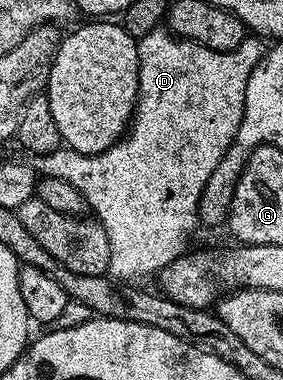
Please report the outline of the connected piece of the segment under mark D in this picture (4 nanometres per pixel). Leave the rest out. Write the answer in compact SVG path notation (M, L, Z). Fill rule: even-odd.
M164 27L156 28L151 34L140 37L137 40L137 53L139 54L139 94L137 95L137 107L134 111L132 121L127 129L127 134L122 136L116 144L112 144L107 150L103 150L98 156L84 156L75 151L74 148L62 146L55 149L54 152L47 156L40 157L39 172L41 176L54 176L55 178L63 178L63 182L71 182L71 186L75 186L75 190L79 190L79 194L83 194L86 205L93 208L92 215L97 223L105 227L107 234L107 242L111 246L111 254L109 255L108 275L114 281L118 282L137 282L140 276L149 276L160 273L171 262L175 262L190 247L189 235L193 232L193 227L198 227L199 198L203 194L203 186L207 186L207 178L211 178L211 170L215 170L215 166L219 166L219 162L223 158L223 154L233 144L233 139L237 137L239 130L239 122L243 118L243 110L245 109L245 91L247 90L247 82L251 78L251 74L255 70L255 66L265 55L266 45L261 45L262 41L257 38L246 38L234 52L220 52L219 50L211 50L202 44L196 44L190 40L182 40L180 36L173 35L172 32Z

